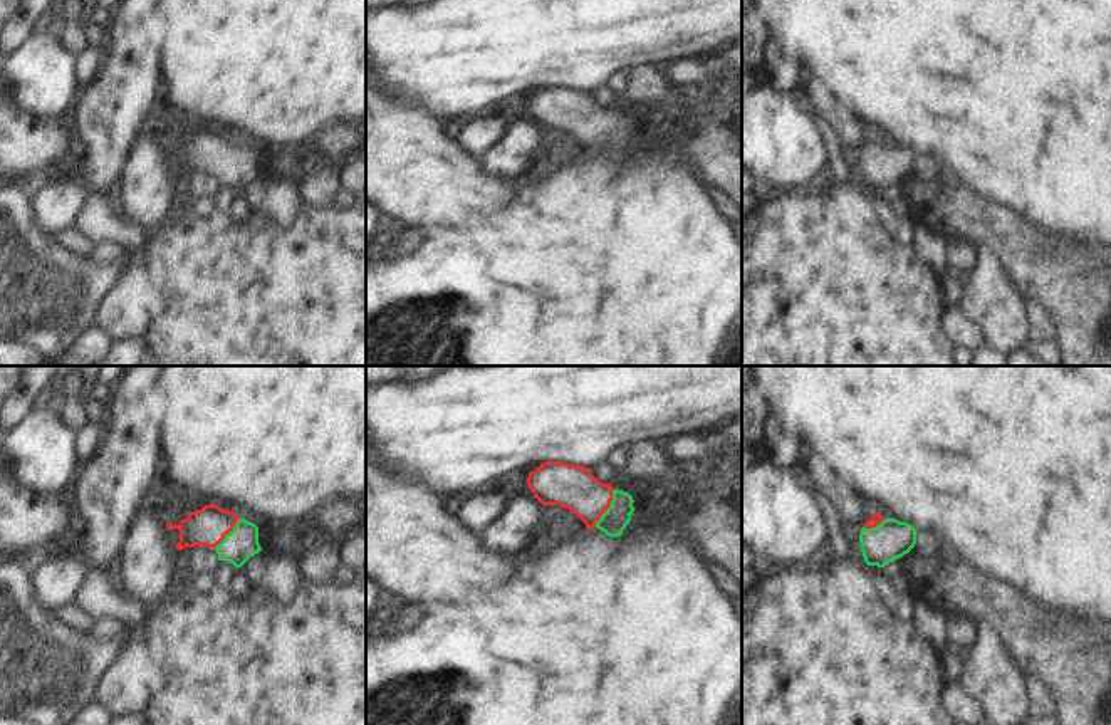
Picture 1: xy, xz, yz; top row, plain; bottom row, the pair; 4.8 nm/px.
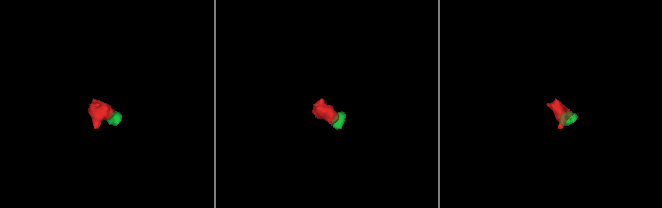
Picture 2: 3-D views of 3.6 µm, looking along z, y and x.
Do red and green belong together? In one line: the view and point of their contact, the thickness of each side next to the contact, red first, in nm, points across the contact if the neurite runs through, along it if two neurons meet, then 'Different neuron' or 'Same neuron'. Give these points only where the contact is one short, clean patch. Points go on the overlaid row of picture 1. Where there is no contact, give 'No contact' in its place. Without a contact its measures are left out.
Touches red at xz (608, 507). Thickness 220 nm (red) against 120 nm. Path across: xz (573, 487), (593, 502), (608, 507), (616, 517). Same neuron

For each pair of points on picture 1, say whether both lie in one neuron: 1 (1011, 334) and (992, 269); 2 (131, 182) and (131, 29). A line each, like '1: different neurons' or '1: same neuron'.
1: same neuron
2: different neurons

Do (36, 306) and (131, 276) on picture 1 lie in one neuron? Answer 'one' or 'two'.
two

